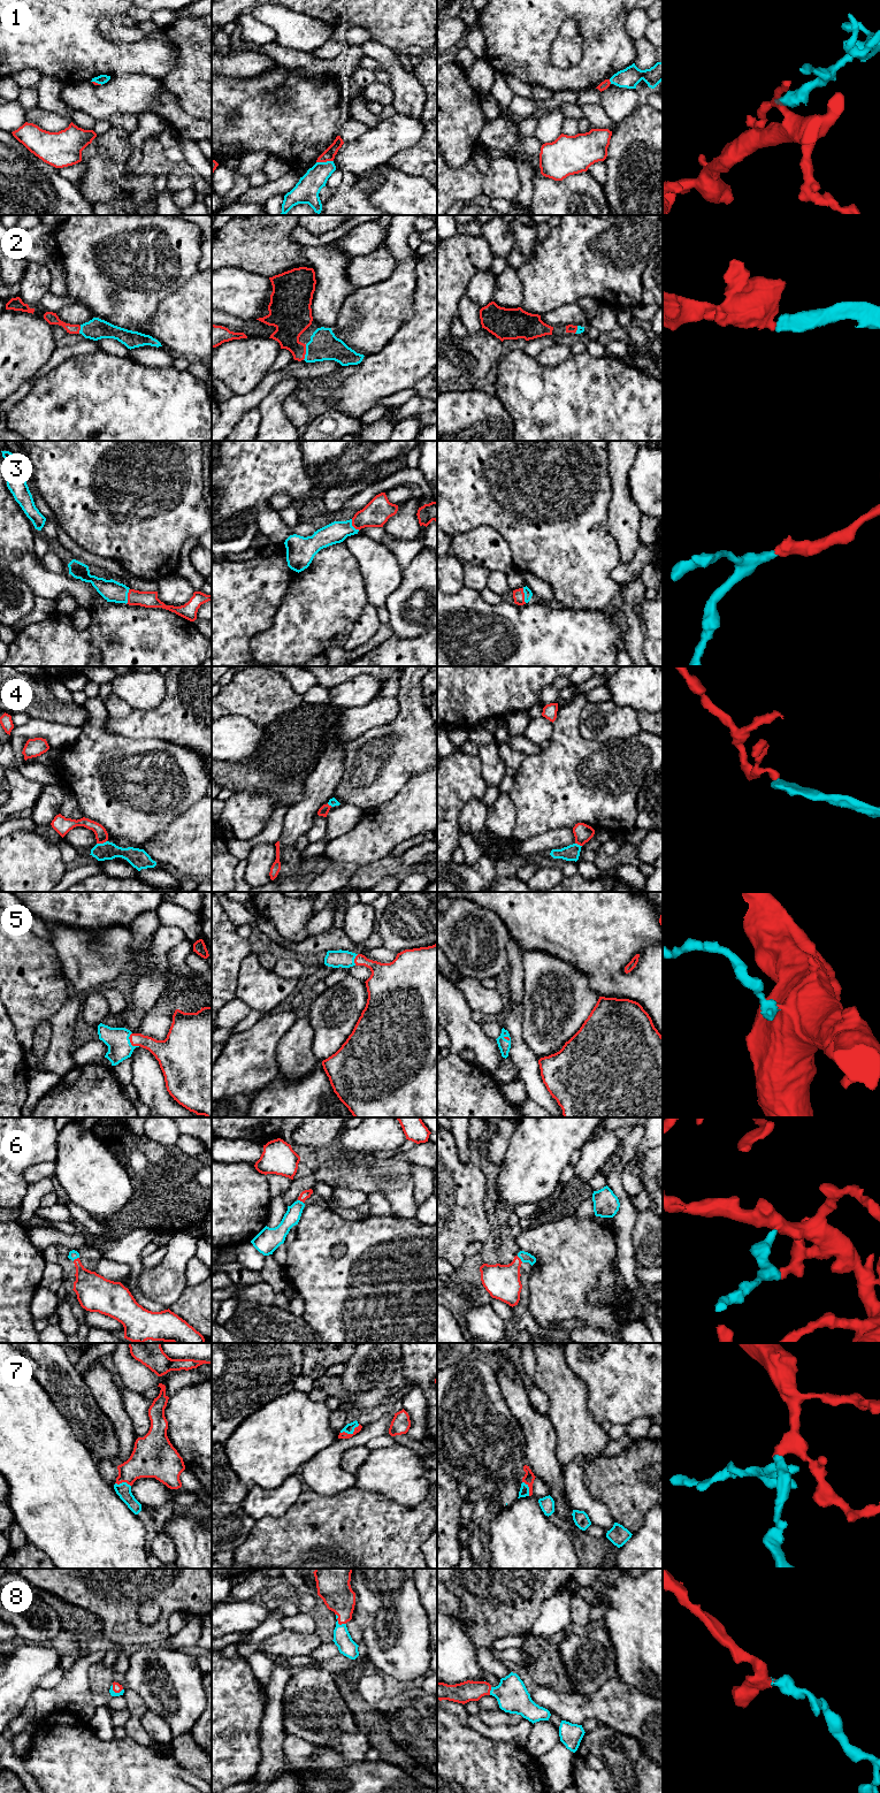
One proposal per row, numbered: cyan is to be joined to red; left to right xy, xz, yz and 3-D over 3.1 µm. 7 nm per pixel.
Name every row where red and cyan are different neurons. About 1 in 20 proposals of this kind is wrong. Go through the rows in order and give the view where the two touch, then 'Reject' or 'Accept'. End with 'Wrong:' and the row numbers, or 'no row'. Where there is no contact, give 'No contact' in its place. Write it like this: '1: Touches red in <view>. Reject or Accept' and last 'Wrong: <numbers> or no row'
1: Touches red in xz. Reject
2: Touches red in xz. Accept
3: Touches red in xy. Accept
4: Touches red in xy. Reject
5: Touches red in xy. Accept
6: Touches red in yz. Accept
7: Touches red in xz. Accept
8: Touches red in xz. Accept
Wrong: 1, 4

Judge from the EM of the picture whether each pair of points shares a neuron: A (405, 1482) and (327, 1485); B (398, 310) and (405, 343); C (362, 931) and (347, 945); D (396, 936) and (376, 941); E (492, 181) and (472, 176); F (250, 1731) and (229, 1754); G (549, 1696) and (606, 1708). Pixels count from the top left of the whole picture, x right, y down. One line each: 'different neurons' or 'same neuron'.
A: different neurons
B: different neurons
C: different neurons
D: different neurons
E: different neurons
F: same neuron
G: same neuron

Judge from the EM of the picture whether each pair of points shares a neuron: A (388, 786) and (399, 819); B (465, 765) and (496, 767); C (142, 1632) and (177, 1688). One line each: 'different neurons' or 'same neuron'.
A: different neurons
B: different neurons
C: different neurons

